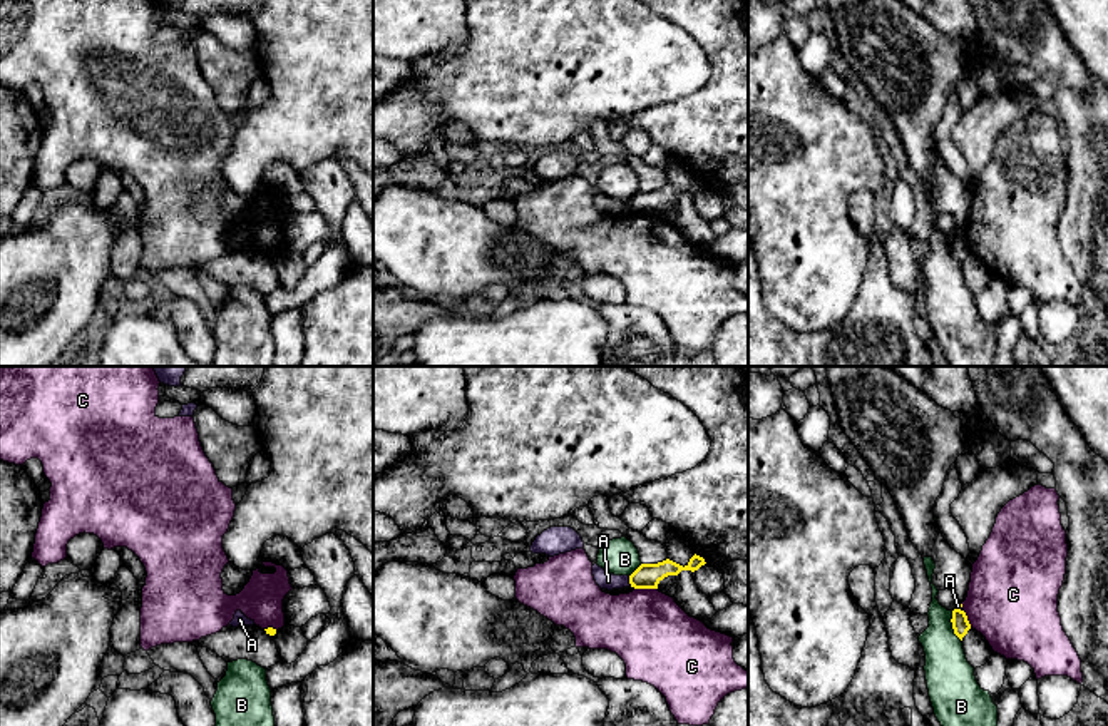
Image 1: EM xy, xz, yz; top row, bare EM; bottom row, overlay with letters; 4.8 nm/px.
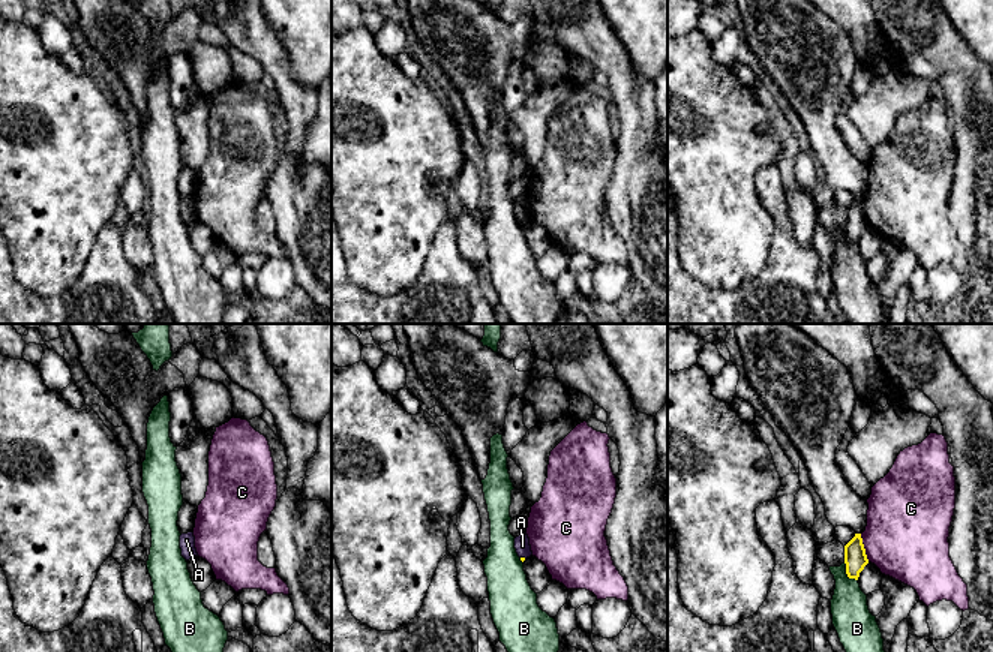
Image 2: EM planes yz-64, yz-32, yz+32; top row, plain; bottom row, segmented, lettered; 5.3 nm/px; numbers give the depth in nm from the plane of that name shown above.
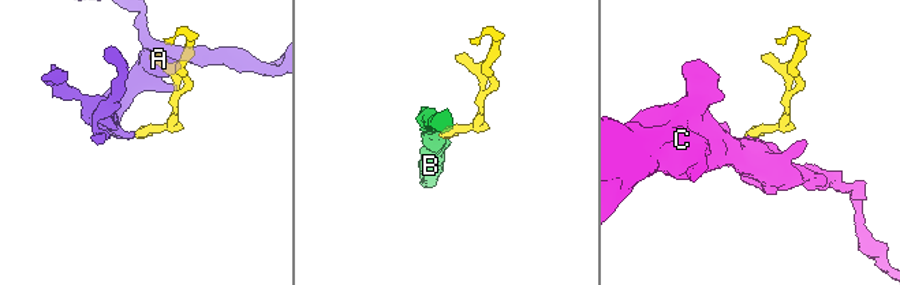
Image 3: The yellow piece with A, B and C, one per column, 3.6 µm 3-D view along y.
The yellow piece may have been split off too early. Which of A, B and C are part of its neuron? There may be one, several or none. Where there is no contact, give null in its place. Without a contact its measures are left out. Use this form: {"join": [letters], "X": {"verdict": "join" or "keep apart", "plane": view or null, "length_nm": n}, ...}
{"join": [], "A": {"verdict": "keep apart", "plane": "xz", "length_nm": 50}, "B": {"verdict": "keep apart", "plane": "yz", "length_nm": 150}, "C": {"verdict": "keep apart", "plane": "xz", "length_nm": 110}}

